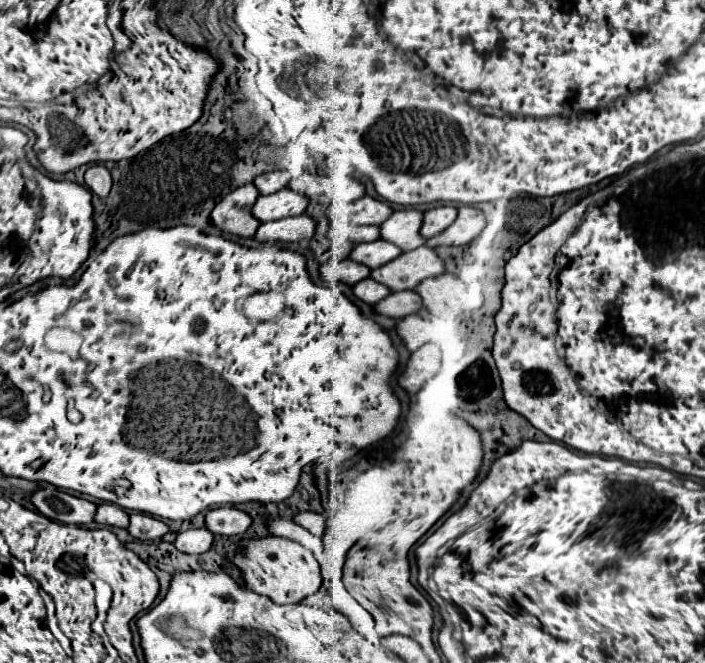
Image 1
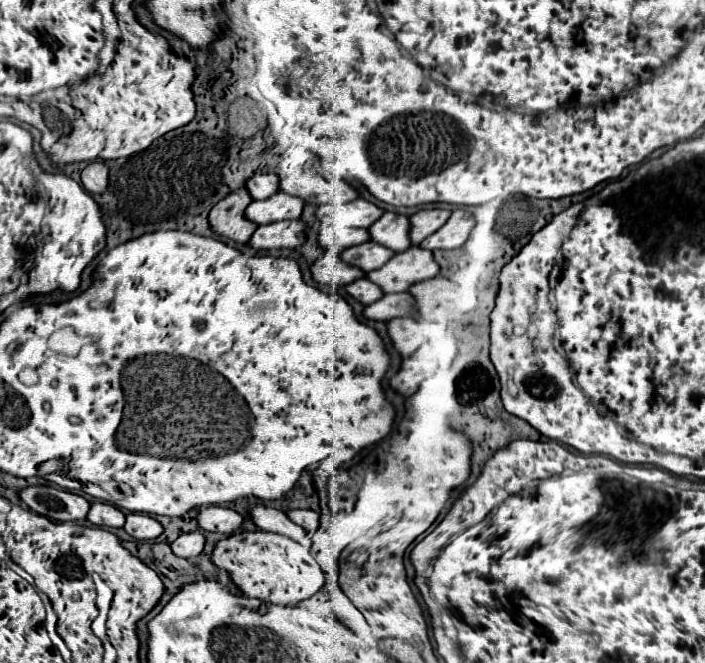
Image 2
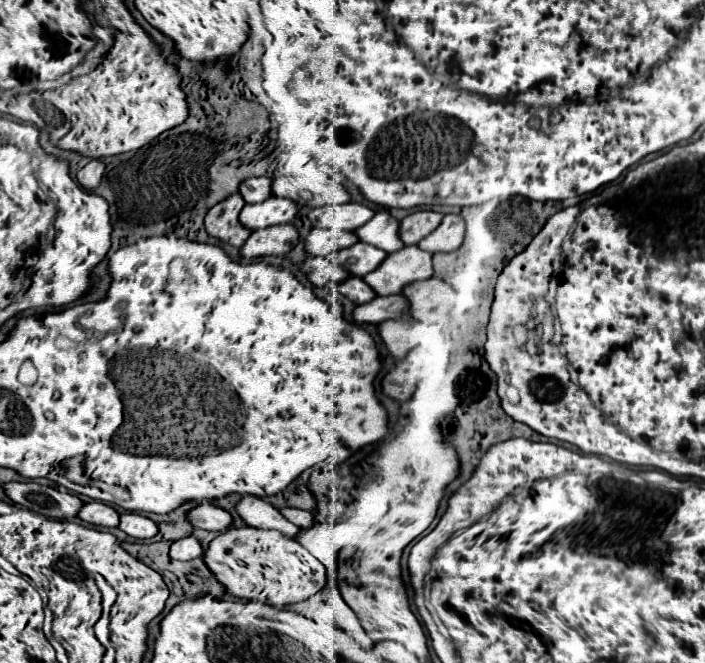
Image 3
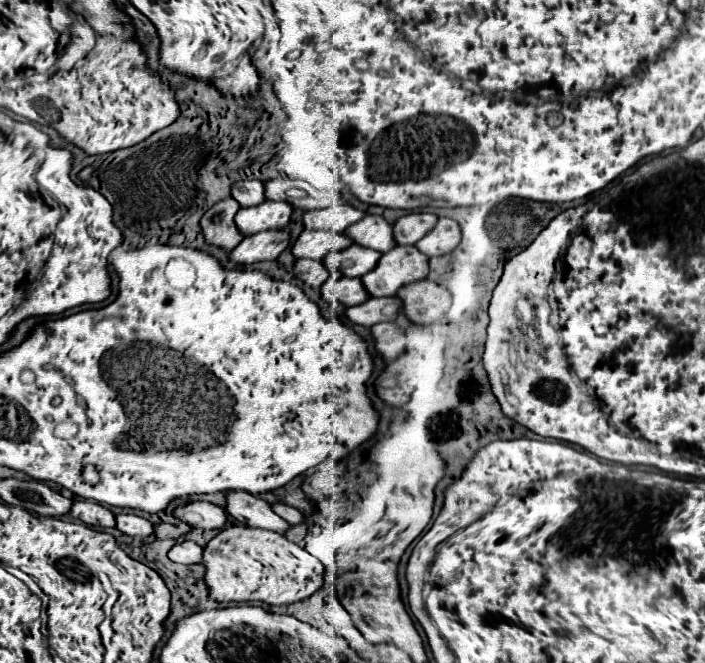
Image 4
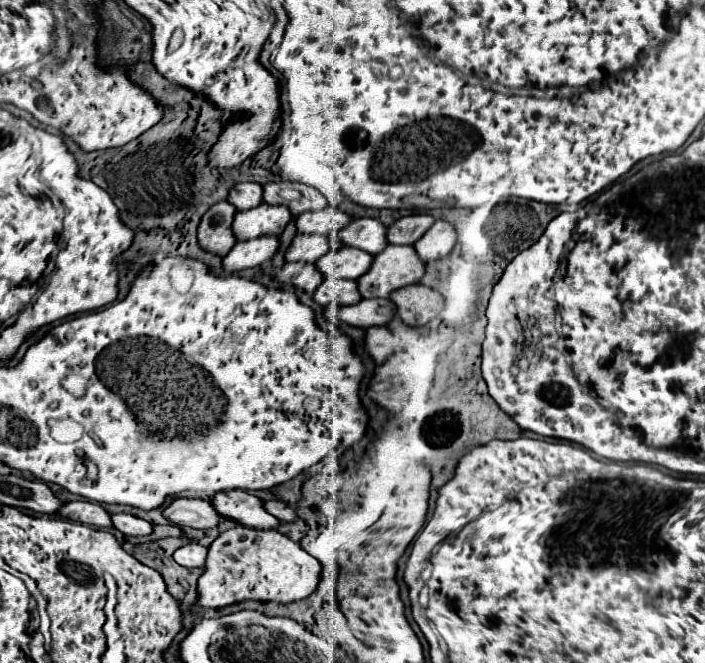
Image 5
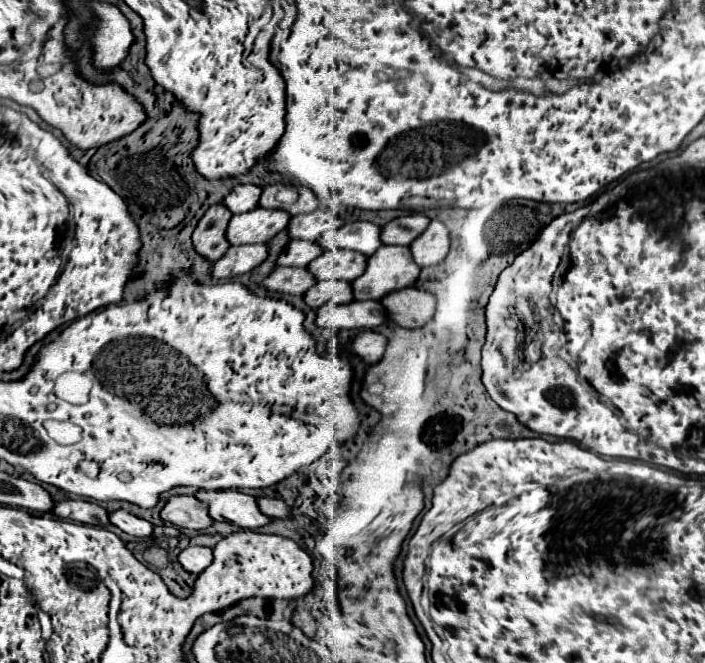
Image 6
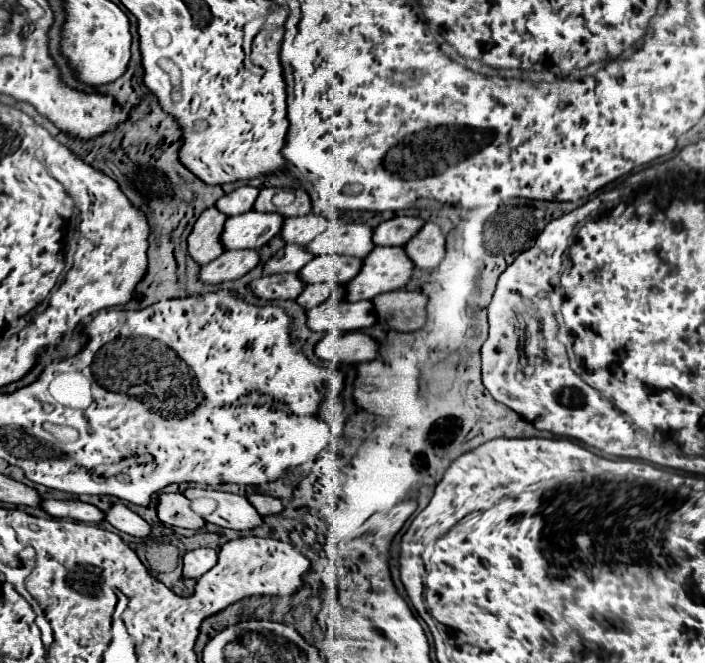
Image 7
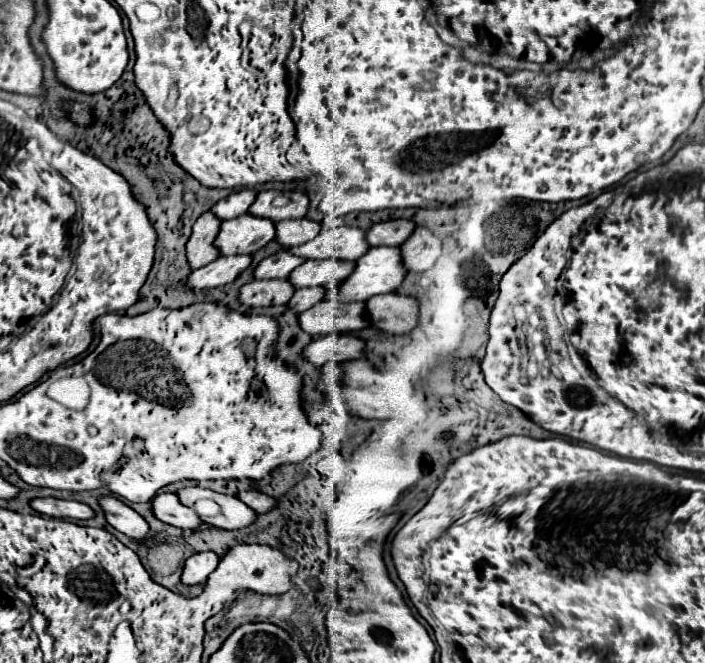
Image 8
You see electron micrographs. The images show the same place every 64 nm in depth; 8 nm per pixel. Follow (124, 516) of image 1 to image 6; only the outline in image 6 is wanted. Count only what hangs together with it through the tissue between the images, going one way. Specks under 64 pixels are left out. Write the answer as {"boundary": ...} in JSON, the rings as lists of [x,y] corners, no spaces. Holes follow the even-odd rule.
{"boundary":[[[62,500],[54,504],[52,510],[58,518],[66,518],[66,520],[74,520],[74,522],[82,522],[82,524],[90,524],[90,526],[108,526],[108,512],[94,504],[94,502],[86,502],[86,500]]]}

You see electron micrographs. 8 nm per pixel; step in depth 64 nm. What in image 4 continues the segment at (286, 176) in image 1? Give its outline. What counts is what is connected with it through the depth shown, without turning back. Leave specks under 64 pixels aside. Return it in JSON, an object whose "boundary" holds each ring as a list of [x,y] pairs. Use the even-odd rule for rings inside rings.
{"boundary":[[[240,180],[232,186],[232,198],[240,208],[250,208],[264,202],[264,184],[260,180]]]}

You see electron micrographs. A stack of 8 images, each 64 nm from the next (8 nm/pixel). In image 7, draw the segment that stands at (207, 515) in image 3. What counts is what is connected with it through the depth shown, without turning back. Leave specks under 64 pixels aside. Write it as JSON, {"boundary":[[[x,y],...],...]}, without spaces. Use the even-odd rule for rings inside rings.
{"boundary":[[[160,494],[156,512],[158,512],[160,522],[168,526],[190,528],[190,530],[200,530],[204,526],[204,518],[198,516],[190,508],[188,498],[182,494]]]}

